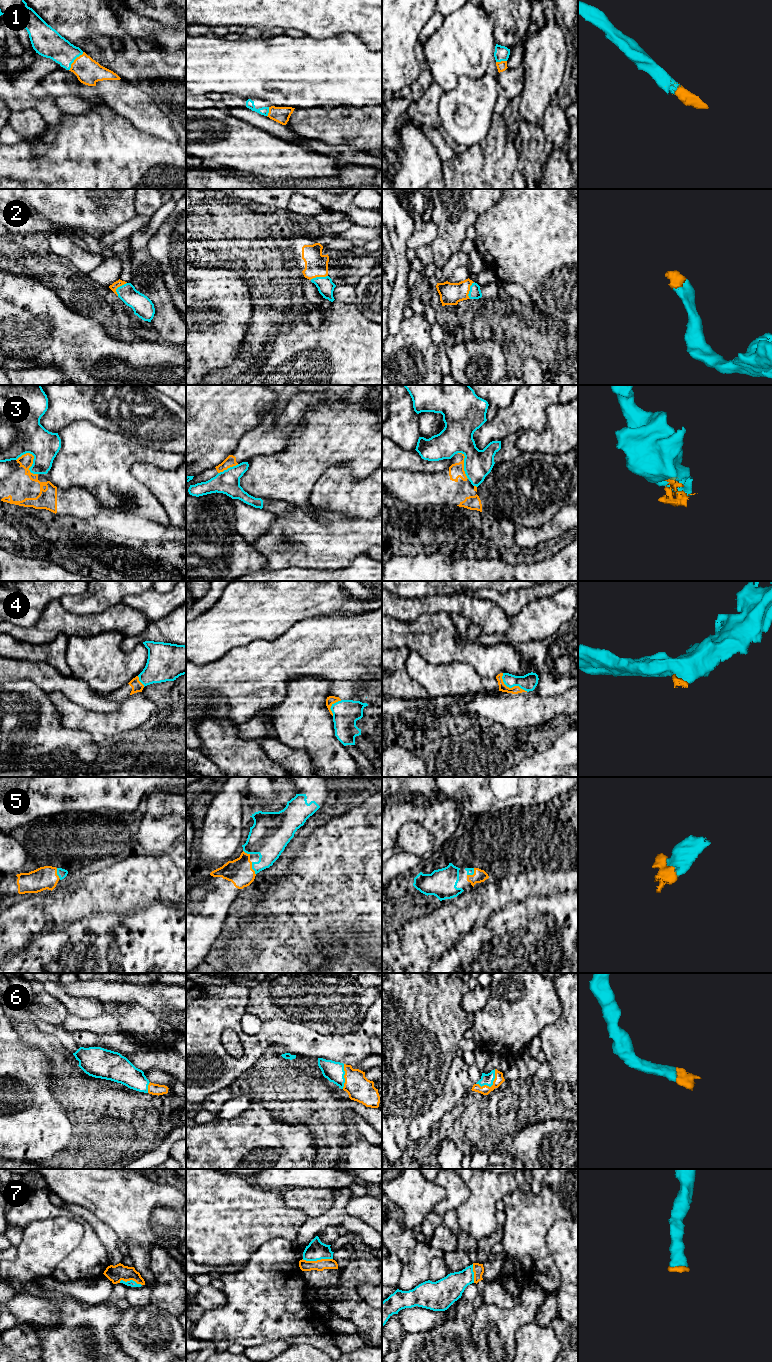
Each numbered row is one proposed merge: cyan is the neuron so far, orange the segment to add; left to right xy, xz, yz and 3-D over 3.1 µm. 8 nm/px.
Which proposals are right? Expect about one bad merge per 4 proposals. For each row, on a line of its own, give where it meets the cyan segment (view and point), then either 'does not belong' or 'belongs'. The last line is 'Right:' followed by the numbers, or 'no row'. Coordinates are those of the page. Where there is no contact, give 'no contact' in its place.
1: meets cyan in xy at (73, 61); belongs
2: meets cyan in yz at (470, 290); belongs
3: meets cyan in xy at (33, 459); does not belong
4: meets cyan in yz at (511, 687); belongs
5: meets cyan in xz at (252, 868); belongs
6: meets cyan in yz at (491, 1085); belongs
7: meets cyan in xz at (317, 1259); belongs
Right: 1, 2, 4, 5, 6, 7

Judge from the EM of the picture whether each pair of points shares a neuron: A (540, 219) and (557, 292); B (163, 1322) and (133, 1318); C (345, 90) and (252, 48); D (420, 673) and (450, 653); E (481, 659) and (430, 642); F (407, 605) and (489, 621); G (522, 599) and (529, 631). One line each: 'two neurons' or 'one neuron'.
A: one neuron
B: one neuron
C: one neuron
D: two neurons
E: one neuron
F: one neuron
G: two neurons

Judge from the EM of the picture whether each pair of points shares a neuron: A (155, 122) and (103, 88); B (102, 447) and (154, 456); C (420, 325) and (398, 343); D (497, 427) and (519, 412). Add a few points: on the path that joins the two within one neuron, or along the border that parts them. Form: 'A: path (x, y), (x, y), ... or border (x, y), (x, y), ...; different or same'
A: path (142, 112), (132, 102), (116, 93); same
B: path (115, 453), (141, 455); same
C: path (415, 330), (403, 342); same
D: path (502, 425), (514, 417); same

